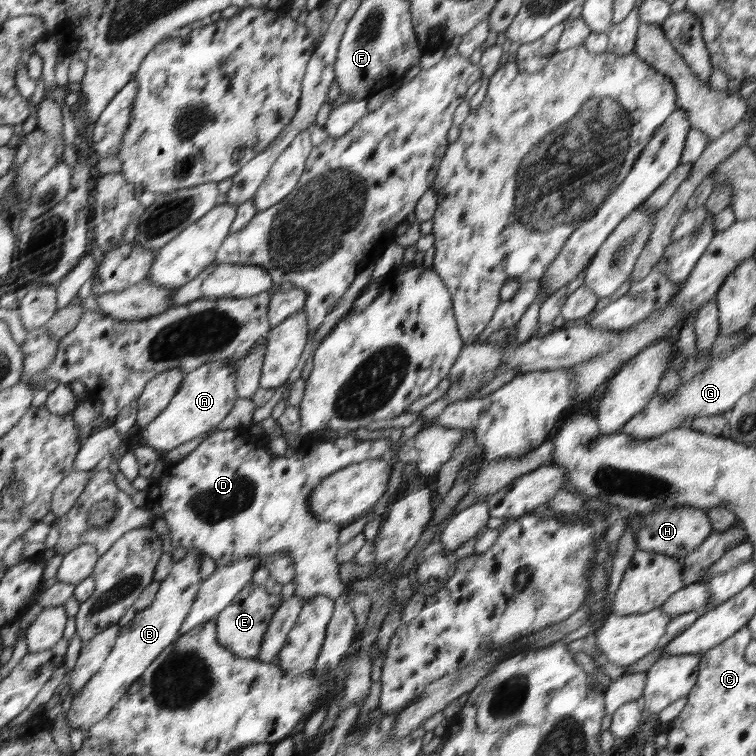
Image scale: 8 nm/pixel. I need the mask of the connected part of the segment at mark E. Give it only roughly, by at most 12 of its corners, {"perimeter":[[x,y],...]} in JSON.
{"perimeter":[[247,584],[214,618],[219,645],[258,660],[282,601]]}

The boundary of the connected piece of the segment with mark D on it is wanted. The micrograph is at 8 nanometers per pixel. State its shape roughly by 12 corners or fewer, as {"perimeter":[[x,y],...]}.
{"perimeter":[[218,429],[153,482],[173,547],[217,567],[294,561],[293,596],[336,600],[340,523],[324,479],[390,436],[323,439],[302,460]]}

